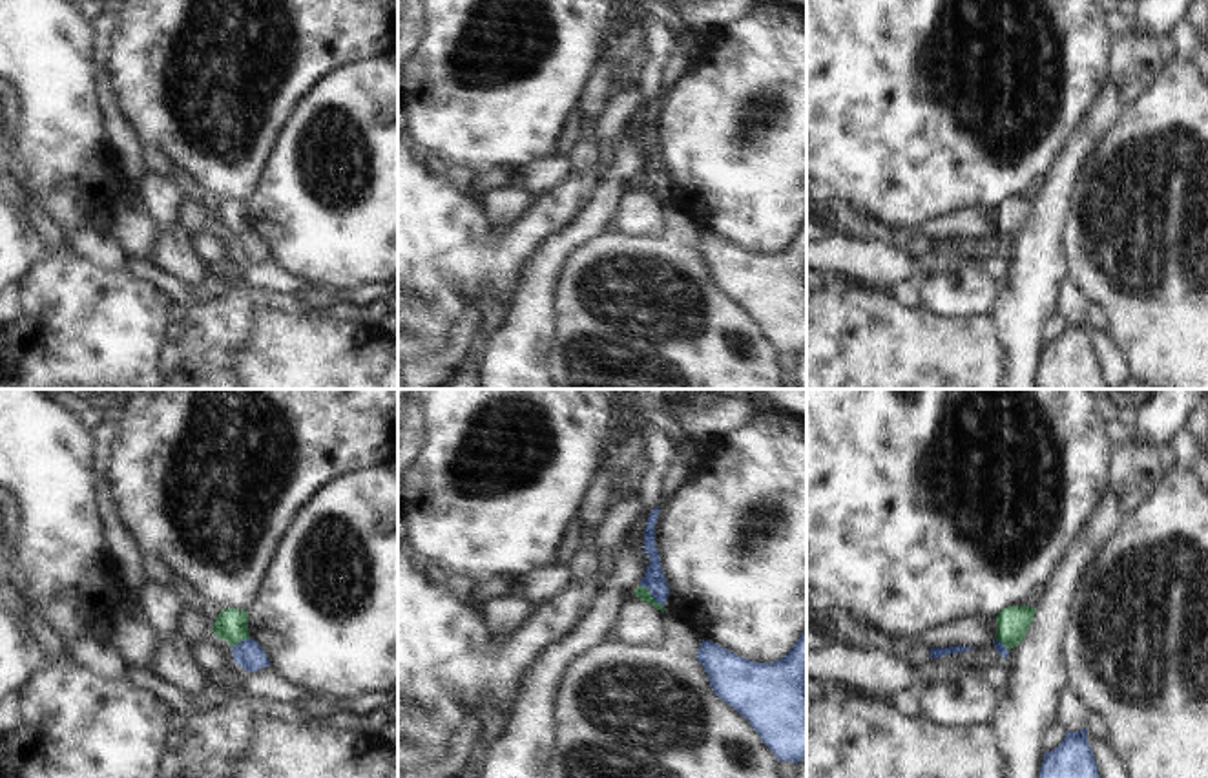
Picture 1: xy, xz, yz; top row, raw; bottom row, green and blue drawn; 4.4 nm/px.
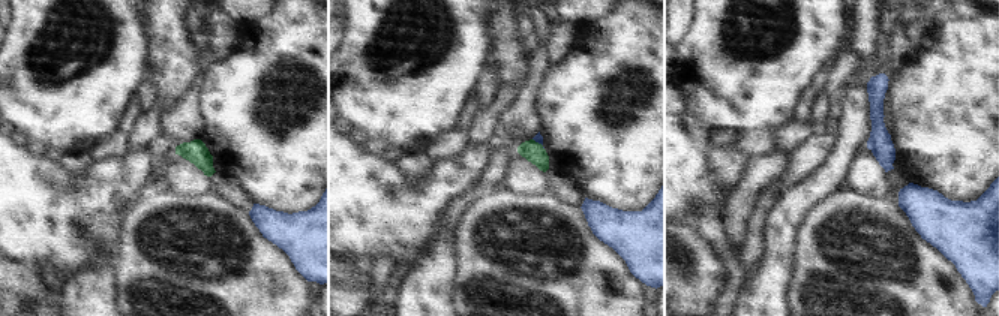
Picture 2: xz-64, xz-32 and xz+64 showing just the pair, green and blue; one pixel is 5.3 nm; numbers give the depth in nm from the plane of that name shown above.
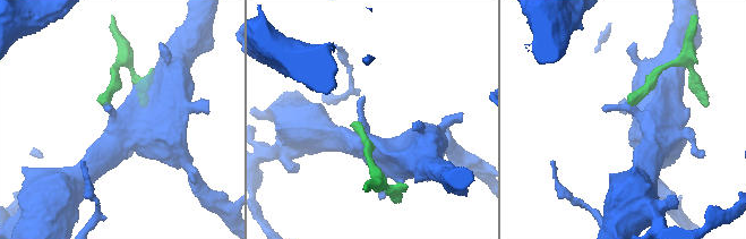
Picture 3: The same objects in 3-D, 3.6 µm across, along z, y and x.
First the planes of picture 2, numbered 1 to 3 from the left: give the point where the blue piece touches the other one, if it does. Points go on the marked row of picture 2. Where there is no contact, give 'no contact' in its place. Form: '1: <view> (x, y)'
1: no contact
2: xz-32 (537, 143)
3: no contact

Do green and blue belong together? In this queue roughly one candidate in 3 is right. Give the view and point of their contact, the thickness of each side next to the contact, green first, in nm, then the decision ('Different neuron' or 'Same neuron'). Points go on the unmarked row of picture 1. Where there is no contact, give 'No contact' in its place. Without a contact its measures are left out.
Touches green at xz (650, 187). Thickness 60 nm (green) against 100 nm. Different neuron

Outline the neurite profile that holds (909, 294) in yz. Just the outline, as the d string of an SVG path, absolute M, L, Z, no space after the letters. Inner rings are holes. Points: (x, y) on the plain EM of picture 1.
M900 281L894 285L892 292L905 307L923 307L923 298L918 281Z

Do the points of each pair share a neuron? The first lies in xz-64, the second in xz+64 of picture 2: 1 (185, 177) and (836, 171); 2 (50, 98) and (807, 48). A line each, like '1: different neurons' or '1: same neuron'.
1: different neurons
2: same neuron

